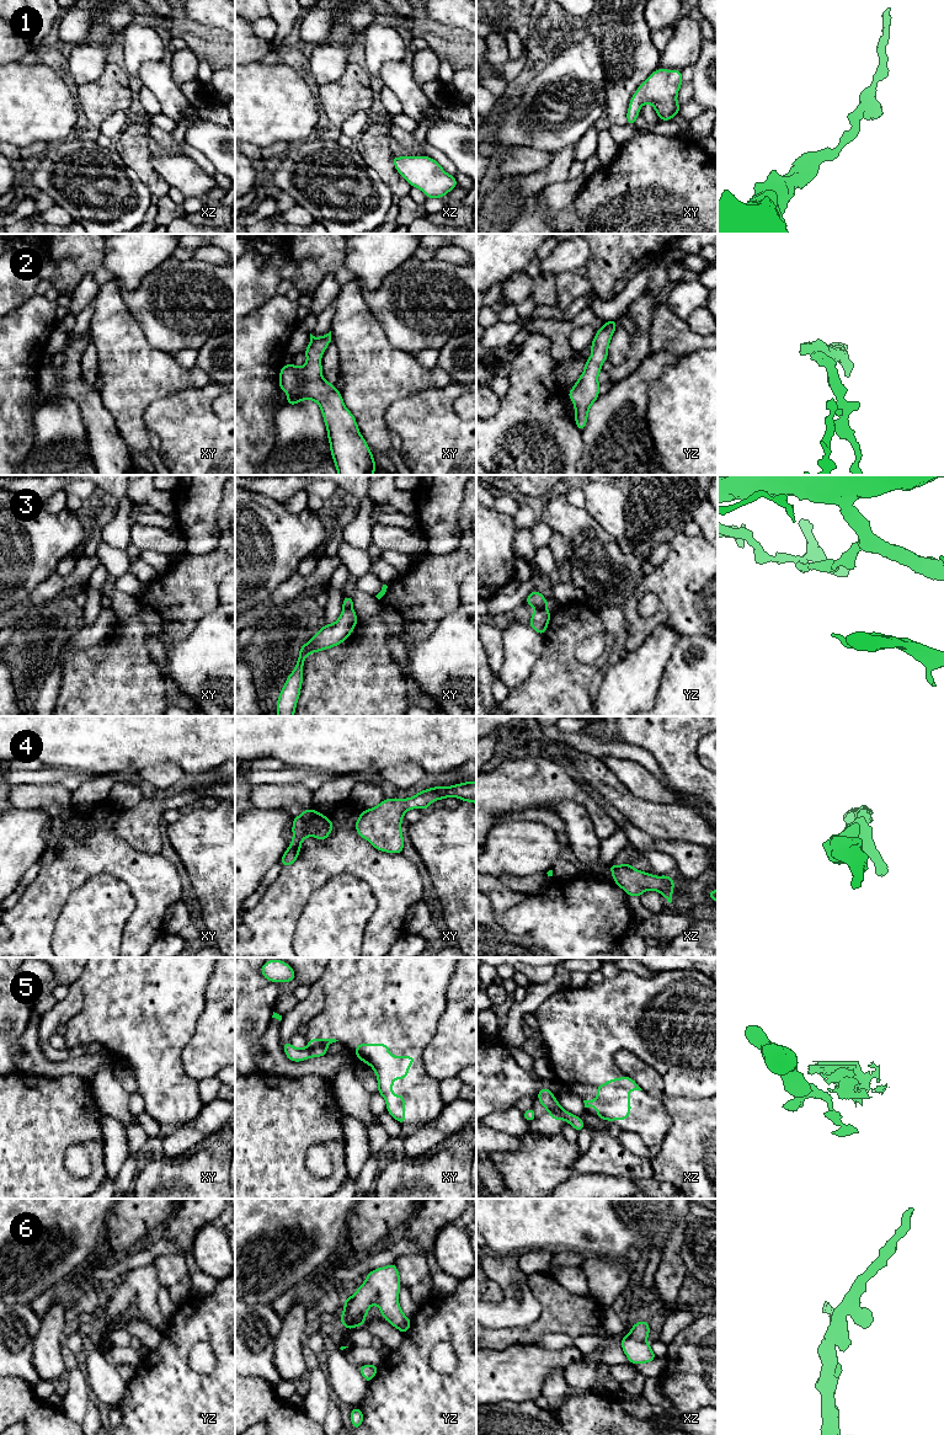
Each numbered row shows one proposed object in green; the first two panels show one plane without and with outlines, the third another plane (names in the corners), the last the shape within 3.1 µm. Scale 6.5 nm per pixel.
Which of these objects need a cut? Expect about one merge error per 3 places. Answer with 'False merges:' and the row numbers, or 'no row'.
False merges: 3, 5

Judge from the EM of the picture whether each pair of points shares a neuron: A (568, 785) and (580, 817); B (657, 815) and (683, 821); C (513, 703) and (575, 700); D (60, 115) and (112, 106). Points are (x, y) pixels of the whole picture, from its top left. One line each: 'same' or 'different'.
A: different
B: same
C: same
D: different

